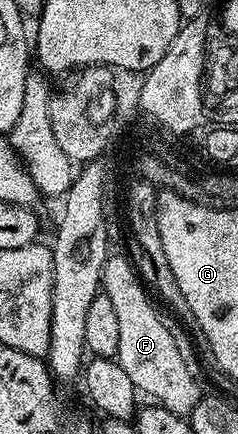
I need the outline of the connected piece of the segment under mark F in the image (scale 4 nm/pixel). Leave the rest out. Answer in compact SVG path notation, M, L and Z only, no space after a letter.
M110 253L103 264L100 289L111 300L119 319L119 348L115 360L123 368L123 372L131 376L144 397L145 394L149 397L146 399L182 416L192 414L195 404L199 404L203 397L203 390L197 383L196 376L189 371L189 366L177 347L176 336L157 315L136 268L123 255Z

